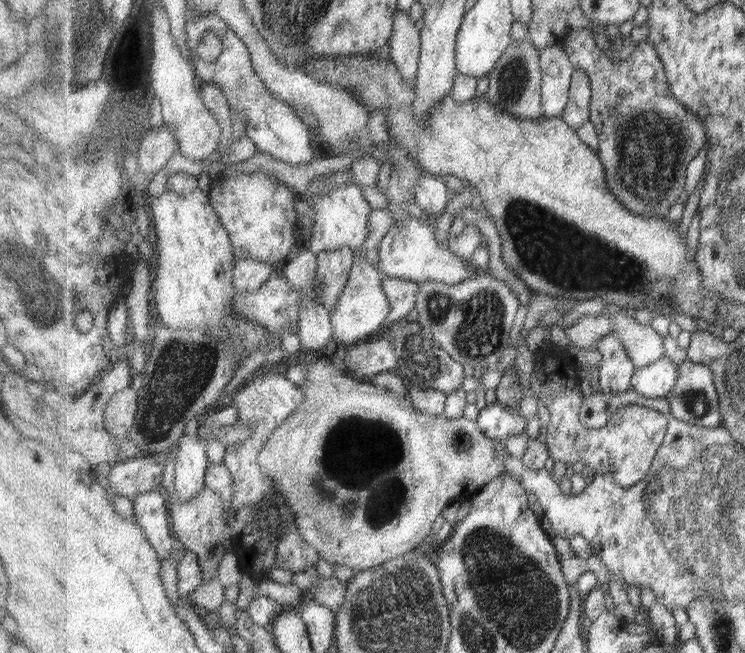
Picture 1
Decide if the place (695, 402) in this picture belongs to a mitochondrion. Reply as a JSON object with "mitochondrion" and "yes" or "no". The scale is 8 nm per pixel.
{"mitochondrion":"yes"}

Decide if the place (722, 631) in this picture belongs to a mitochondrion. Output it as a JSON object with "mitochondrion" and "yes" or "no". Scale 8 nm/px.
{"mitochondrion":"yes"}

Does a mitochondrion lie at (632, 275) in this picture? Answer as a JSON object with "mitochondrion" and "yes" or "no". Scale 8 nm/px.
{"mitochondrion":"yes"}

